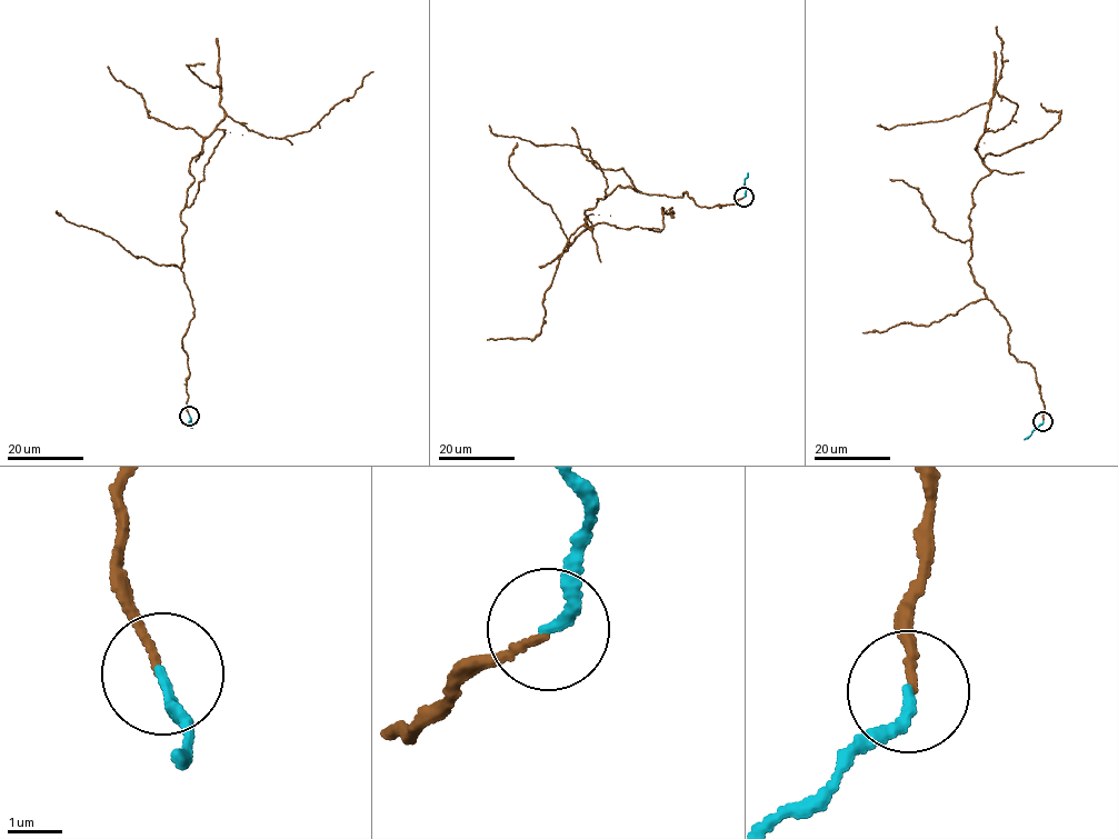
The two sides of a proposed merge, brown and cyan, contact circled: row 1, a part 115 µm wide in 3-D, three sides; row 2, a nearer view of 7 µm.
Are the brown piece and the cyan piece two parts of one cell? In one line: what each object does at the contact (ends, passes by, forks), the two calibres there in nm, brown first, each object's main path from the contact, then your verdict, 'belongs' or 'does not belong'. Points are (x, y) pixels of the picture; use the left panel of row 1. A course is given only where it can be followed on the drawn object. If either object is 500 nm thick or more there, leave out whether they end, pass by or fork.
brown ends | cyan ends | 120/170 nm | brown via (189, 416), (181, 340), (195, 309), (181, 211), (189, 161), (227, 116), (267, 137), (309, 130), (373, 71) | cyan via (190, 415), (188, 425), (192, 428) | belongs

